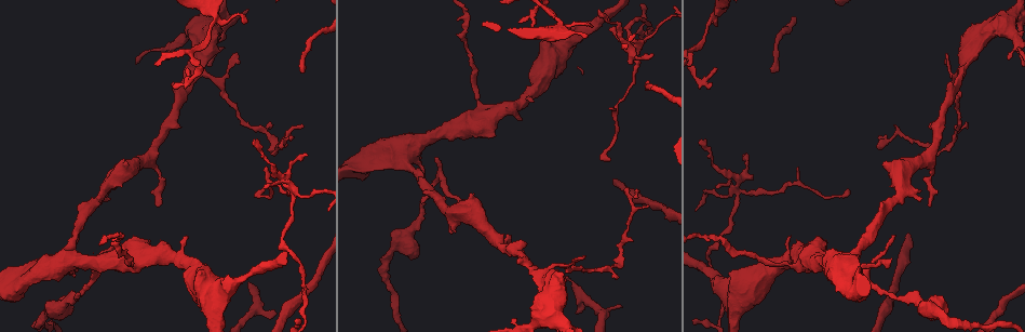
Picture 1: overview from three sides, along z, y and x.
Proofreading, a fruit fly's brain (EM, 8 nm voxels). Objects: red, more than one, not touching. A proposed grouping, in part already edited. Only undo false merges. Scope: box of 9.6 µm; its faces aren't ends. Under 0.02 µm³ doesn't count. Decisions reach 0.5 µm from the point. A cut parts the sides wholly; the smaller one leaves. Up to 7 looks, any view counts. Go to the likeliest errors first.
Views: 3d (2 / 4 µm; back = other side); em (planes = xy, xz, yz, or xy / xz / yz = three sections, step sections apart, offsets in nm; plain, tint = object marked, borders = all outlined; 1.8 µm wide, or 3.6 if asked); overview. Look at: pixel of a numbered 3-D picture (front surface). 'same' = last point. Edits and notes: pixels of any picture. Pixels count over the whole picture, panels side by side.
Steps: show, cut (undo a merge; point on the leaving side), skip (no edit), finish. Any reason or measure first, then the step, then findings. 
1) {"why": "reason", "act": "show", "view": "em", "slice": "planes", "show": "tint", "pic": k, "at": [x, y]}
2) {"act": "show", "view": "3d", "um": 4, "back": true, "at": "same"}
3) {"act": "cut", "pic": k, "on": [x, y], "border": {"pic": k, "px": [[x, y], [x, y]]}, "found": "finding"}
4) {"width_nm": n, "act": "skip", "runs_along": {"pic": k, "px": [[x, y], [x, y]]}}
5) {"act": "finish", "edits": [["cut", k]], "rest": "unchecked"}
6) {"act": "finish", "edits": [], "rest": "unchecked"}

{"why": "three arms meet", "act": "show", "view": "em", "slice": "planes", "show": "plain", "pic": 1, "at": [739, 187]}

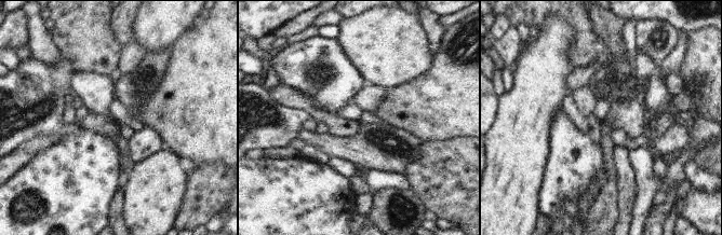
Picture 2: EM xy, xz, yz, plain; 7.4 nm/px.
{"act": "show", "view": "em", "slice": "planes", "show": "tint", "at": "same"}

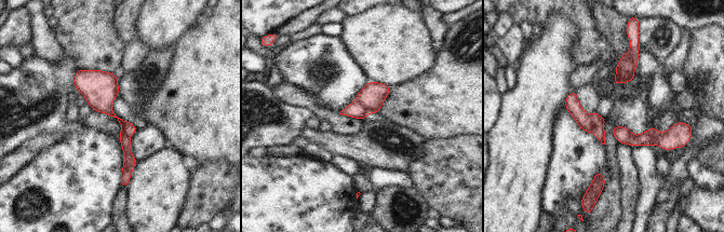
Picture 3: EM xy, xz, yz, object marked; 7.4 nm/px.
{"act": "cut", "pic": 3, "on": [584, 120], "border": {"pic": 3, "px": [[590, 114], [595, 125], [593, 132]]}, "found": "a second neuron is stuck on"}

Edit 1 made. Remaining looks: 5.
{"why": "redraw", "act": "show", "view": "overview"}

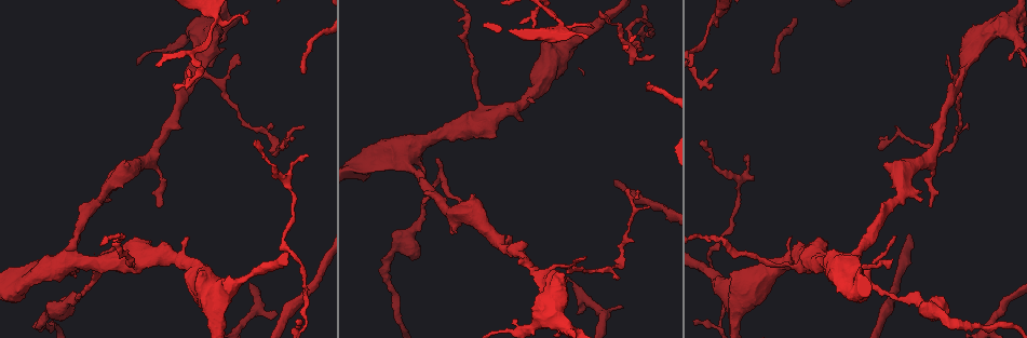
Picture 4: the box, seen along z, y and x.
{"why": "thick turns thin", "act": "show", "view": "em", "slice": "planes", "show": "plain", "pic": 4, "at": [960, 79]}

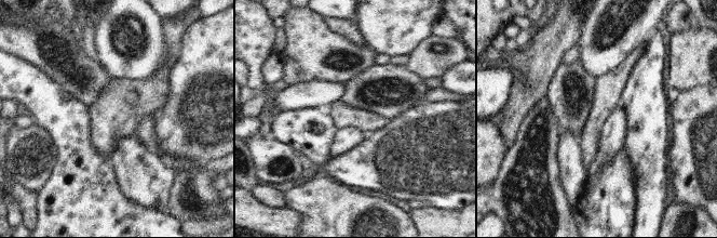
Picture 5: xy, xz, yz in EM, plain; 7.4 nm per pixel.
{"act": "show", "view": "em", "slice": "planes", "show": "tint", "at": "same"}

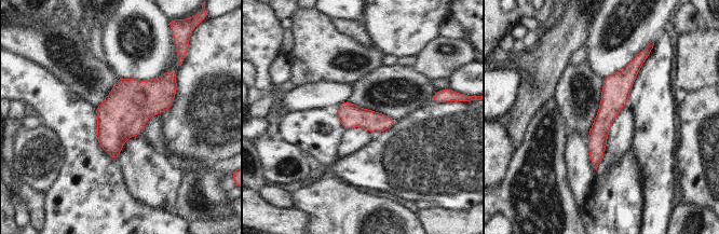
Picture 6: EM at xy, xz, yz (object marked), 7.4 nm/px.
{"act": "skip", "runs_along": {"pic": 6, "px": [[638, 63], [616, 87], [595, 163]]}, "found": "all the same neuron"}

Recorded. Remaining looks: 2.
{"why": "thick turns thin", "act": "show", "view": "3d", "um": 4, "pic": 4, "at": [405, 163]}

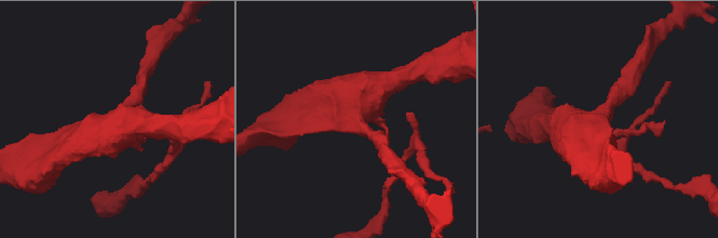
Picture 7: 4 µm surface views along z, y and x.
{"why": "need the tissue", "act": "show", "view": "em", "slice": "xy", "step": 16, "show": "tint", "pic": 7, "at": [599, 119]}

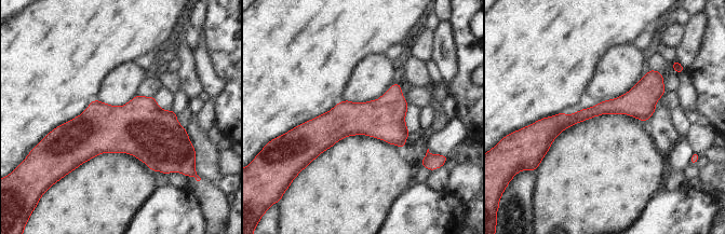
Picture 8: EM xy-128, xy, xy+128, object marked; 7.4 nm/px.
{"act": "skip", "runs_along": {"pic": 8, "px": [[661, 90], [544, 125]]}, "found": "one neuron here"}

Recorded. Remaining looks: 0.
{"act": "finish", "edits": [["cut", 3]], "rest": "unchecked"}

